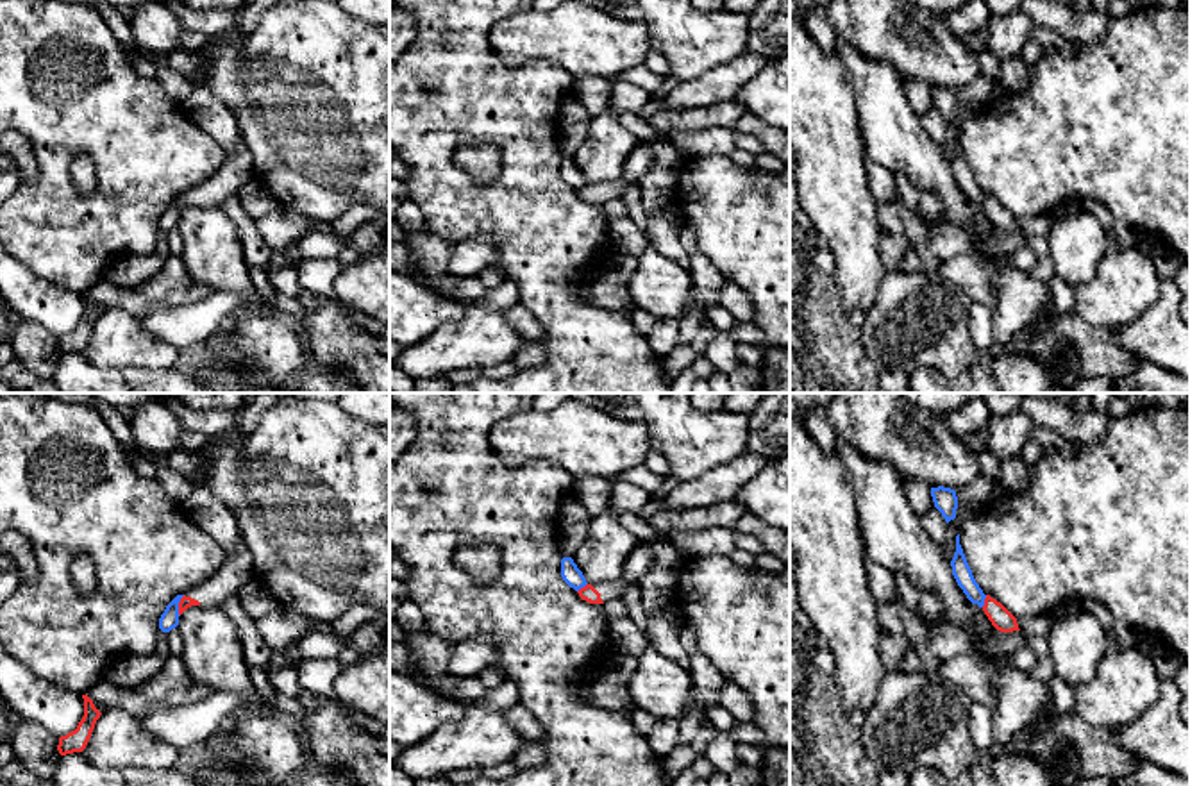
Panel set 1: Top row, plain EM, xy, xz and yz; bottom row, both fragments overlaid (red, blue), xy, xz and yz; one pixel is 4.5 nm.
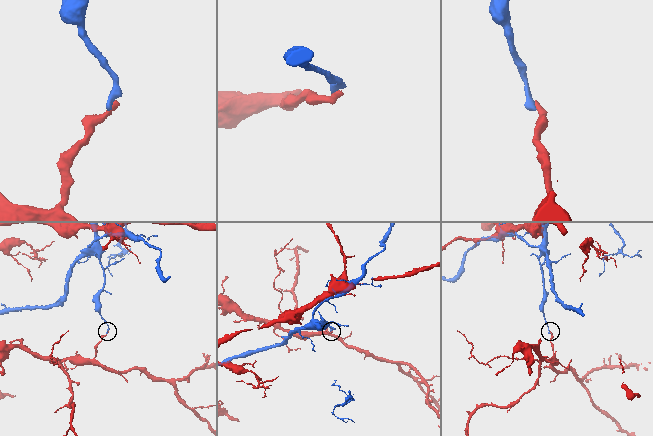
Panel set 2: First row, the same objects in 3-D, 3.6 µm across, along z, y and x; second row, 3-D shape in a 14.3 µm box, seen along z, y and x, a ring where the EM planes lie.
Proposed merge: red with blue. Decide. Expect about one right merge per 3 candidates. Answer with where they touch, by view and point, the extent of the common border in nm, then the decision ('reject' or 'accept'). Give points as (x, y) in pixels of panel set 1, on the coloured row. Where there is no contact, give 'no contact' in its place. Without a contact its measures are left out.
contact xy (179, 606); length 100 nm; reject

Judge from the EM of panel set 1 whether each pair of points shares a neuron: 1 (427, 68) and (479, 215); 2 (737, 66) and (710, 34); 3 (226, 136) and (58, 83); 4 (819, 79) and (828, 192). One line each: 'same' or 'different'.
1: same
2: different
3: different
4: same

